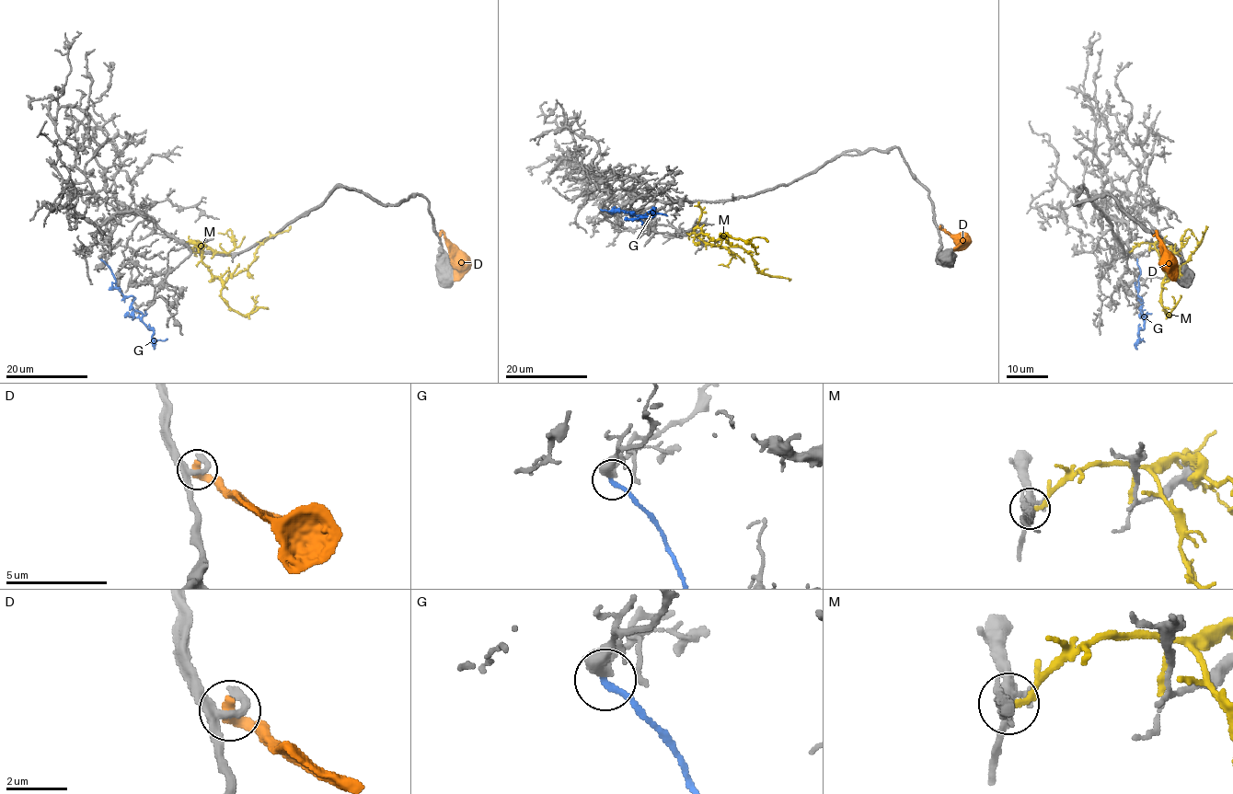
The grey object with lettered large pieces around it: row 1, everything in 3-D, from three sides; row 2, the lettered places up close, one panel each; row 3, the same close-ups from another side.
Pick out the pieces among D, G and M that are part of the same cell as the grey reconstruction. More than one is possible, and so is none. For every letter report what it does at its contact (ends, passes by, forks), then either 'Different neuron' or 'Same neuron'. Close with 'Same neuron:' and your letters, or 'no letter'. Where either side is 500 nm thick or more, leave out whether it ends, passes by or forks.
D: It ends there. Different neuron
G: It ends there. Different neuron
M: It ends there. Different neuron
Same neuron: no letter

